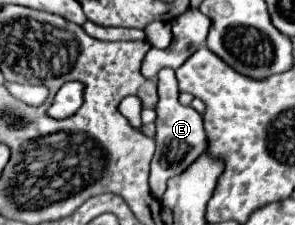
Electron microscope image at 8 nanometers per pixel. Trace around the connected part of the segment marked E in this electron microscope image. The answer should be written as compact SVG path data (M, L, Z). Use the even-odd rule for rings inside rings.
M164 68L158 72L158 104L156 104L156 152L150 164L150 190L160 200L166 182L172 176L184 172L196 158L208 148L206 132L204 132L204 118L192 106L182 106L178 102L178 82L174 70Z

